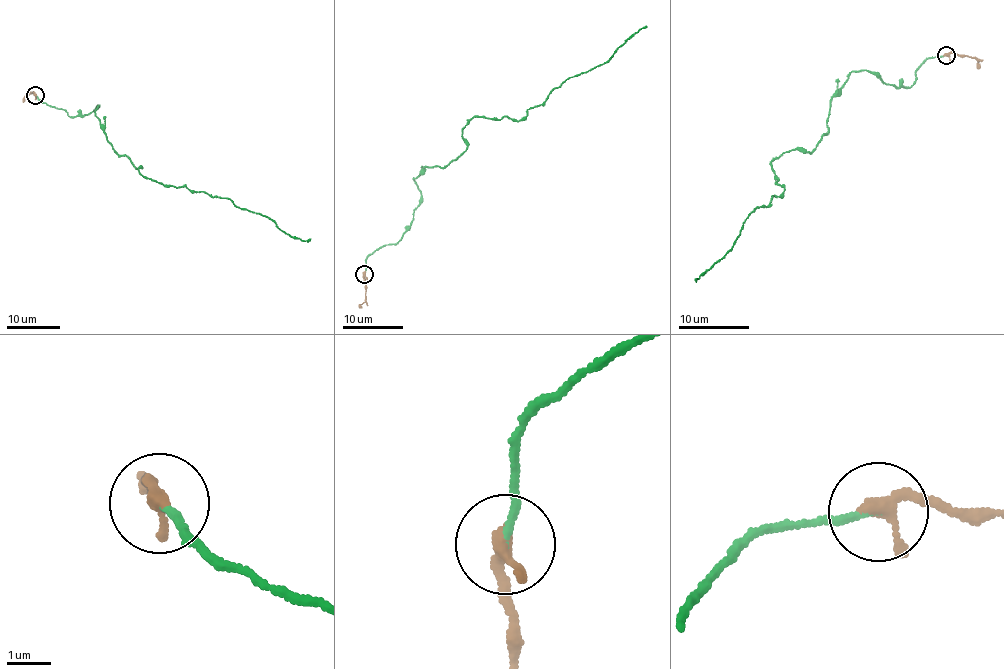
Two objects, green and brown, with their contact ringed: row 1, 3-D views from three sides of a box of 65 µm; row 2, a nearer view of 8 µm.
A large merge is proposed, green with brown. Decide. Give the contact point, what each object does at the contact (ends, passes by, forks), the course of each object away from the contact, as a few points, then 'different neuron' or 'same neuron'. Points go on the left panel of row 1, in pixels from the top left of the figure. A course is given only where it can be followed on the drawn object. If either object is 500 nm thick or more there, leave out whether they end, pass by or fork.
at (35, 95); green ends there; brown ends there; green runs (35, 95), (73, 118), (99, 107), (106, 140), (143, 176), (228, 198), (289, 235), (311, 239); brown runs (35, 95), (33, 91), (23, 101); different neuron

